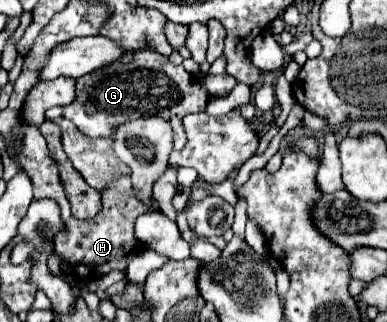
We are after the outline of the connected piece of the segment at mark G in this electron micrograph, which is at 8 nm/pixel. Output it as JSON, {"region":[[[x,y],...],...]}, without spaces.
{"region":[[[147,47],[147,55],[143,51],[131,51],[115,63],[83,75],[83,101],[73,101],[67,107],[49,109],[47,117],[67,117],[89,137],[111,137],[119,125],[131,119],[147,115],[163,117],[173,127],[175,149],[181,149],[187,143],[183,117],[189,113],[205,111],[207,101],[209,93],[193,75],[189,75],[181,65],[169,63],[165,55]]]}

